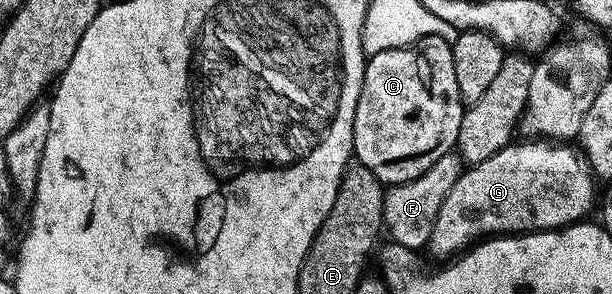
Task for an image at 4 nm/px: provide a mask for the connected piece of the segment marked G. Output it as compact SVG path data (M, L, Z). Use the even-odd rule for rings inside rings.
M550 139L522 140L526 141L511 142L488 159L463 168L456 183L452 183L452 191L440 203L428 253L450 259L487 235L564 229L567 225L585 222L593 209L595 212L596 178L584 153Z

